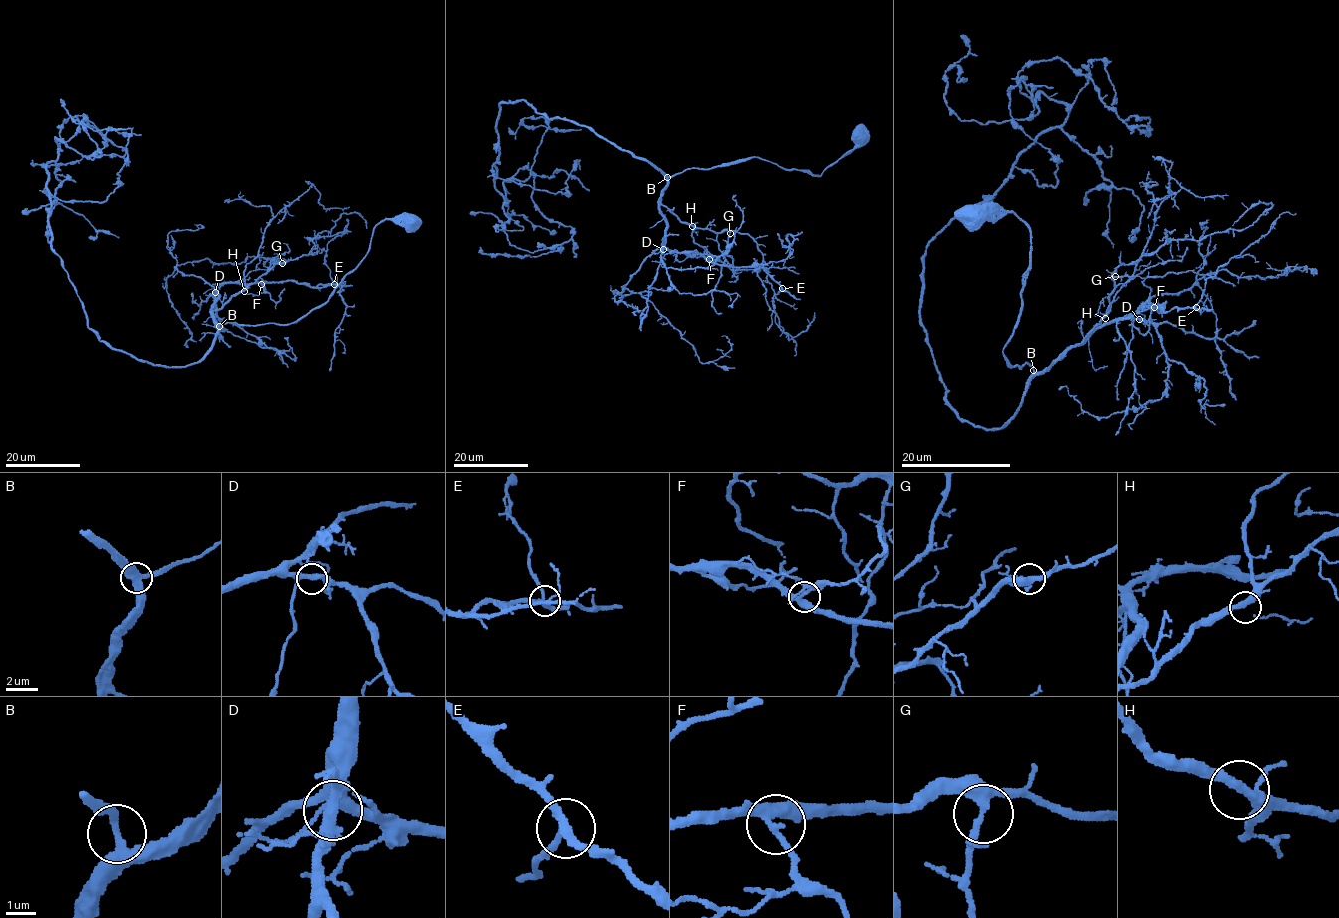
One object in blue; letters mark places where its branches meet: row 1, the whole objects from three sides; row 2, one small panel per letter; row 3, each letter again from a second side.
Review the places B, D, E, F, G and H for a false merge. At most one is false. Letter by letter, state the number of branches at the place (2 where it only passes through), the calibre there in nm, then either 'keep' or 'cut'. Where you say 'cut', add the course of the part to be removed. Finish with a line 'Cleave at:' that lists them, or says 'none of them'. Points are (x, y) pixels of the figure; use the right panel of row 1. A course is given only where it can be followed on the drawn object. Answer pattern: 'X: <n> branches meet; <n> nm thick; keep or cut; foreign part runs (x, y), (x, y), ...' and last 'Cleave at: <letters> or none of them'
B: 3 branches meet; 280 nm thick; keep
D: 3 branches meet; 300 nm thick; keep
E: 3 branches meet; 240 nm thick; keep
F: 3 branches meet; 300 nm thick; keep
G: 3 branches meet; 300 nm thick; keep
H: 3 branches meet; 280 nm thick; keep
Cleave at: none of them

